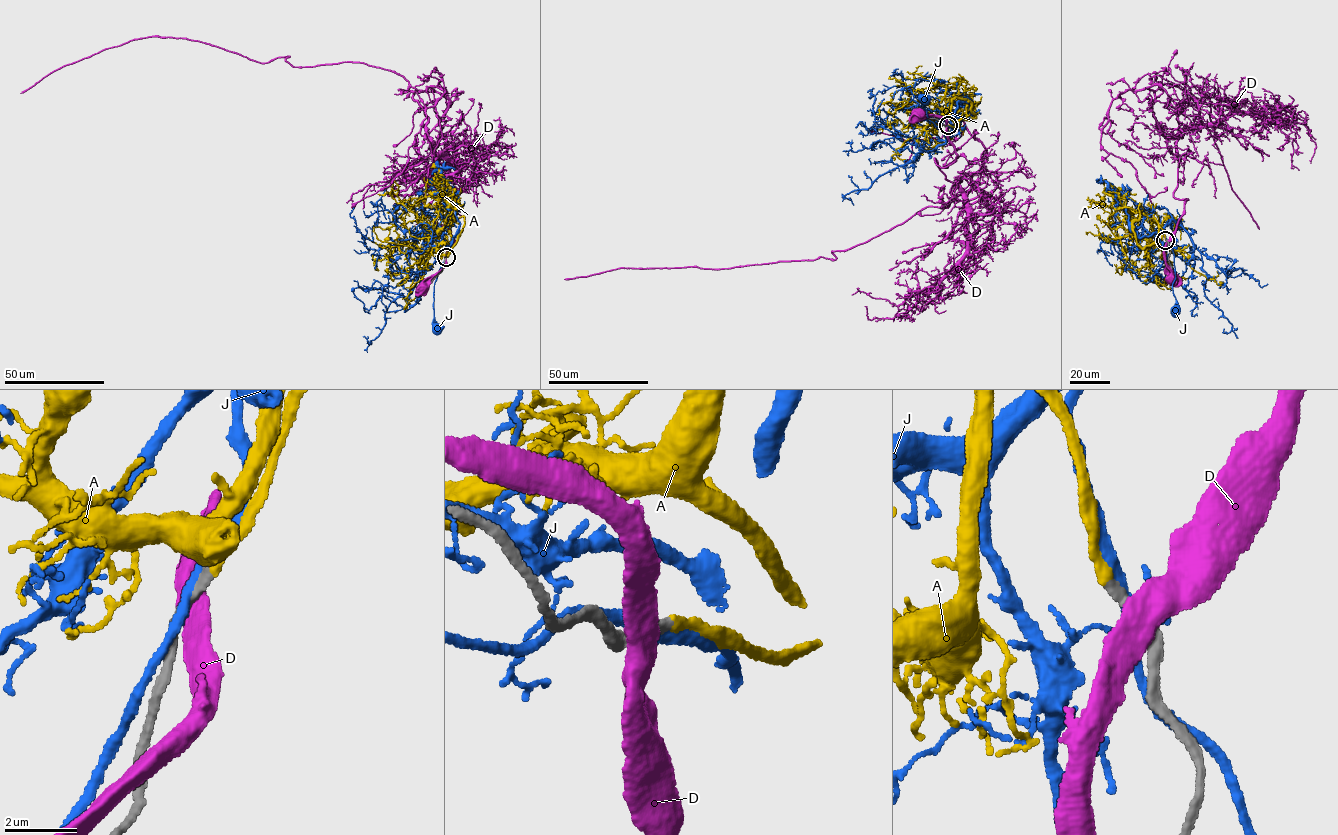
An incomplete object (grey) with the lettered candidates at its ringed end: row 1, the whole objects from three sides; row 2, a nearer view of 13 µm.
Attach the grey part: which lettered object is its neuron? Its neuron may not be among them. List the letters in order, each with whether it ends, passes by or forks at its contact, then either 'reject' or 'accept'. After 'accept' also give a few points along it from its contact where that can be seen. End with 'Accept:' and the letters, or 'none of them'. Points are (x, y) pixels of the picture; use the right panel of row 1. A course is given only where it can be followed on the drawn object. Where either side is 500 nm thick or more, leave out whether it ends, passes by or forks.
A: it ends there; accept; it runs (1165, 239), (1157, 221), (1148, 218), (1141, 208), (1136, 212), (1131, 209), (1133, 228), (1121, 221), (1114, 210)
D: reject
J: it passes by; reject
Accept: A

